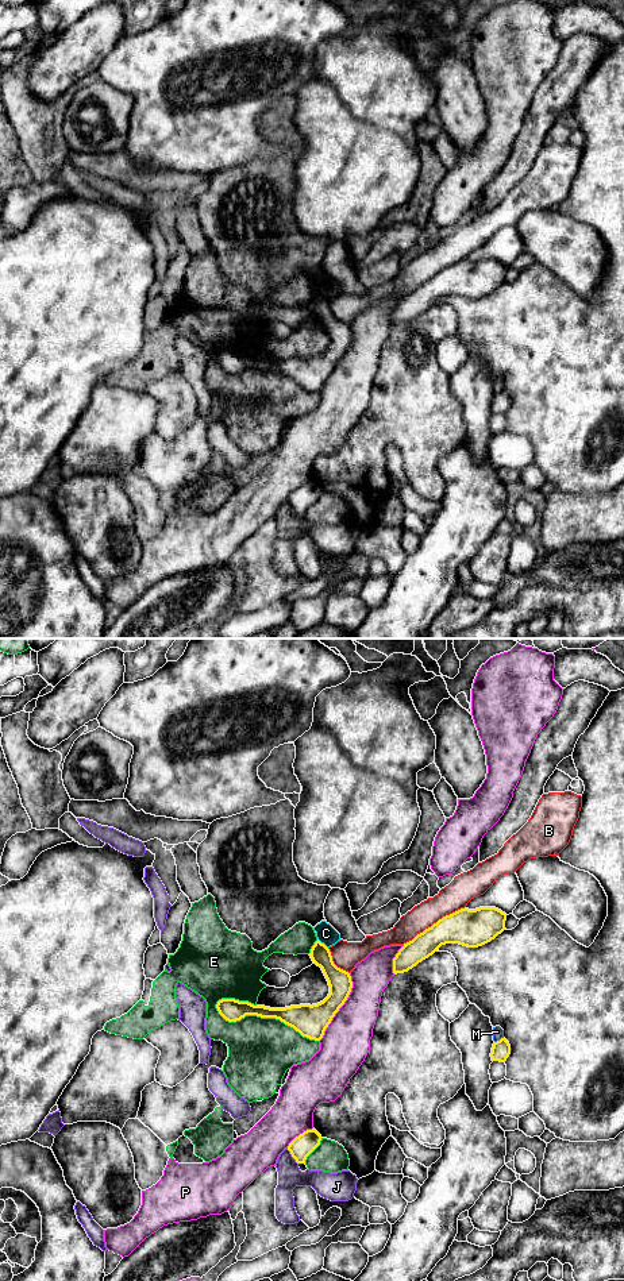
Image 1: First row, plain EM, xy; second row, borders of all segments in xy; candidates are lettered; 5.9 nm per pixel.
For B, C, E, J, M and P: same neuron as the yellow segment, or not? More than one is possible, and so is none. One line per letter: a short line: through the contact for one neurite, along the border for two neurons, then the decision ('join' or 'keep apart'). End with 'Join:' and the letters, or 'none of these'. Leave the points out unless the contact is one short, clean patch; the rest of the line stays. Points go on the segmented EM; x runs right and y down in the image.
B: keep apart
C: line xy (318, 938), (327, 948); keep apart
E: keep apart
J: keep apart
M: keep apart
P: keep apart
Join: none of these

